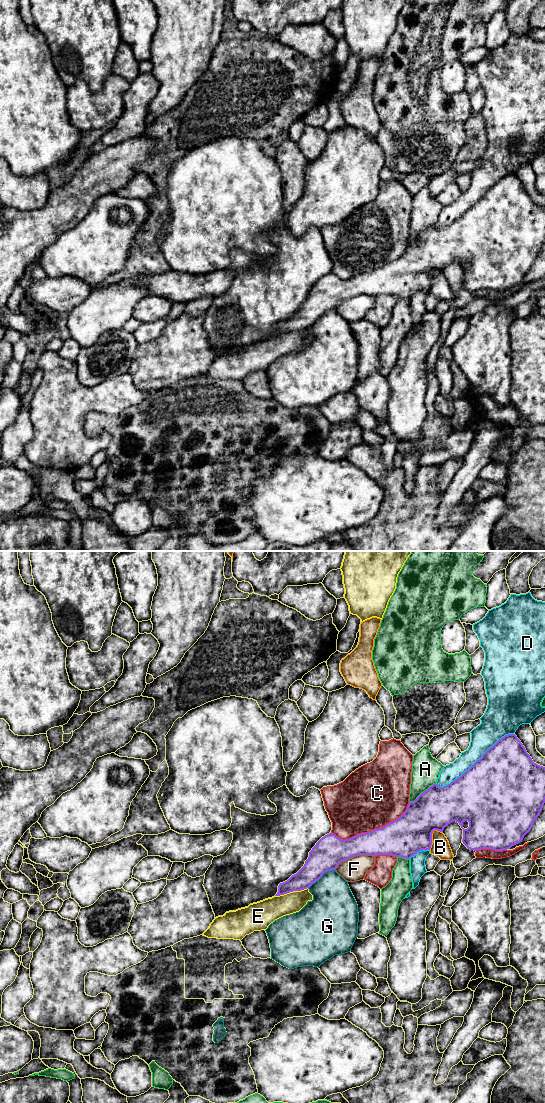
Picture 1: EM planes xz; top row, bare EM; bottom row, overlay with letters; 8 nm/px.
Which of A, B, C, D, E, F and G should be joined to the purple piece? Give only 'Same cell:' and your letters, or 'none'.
Same cell: none

